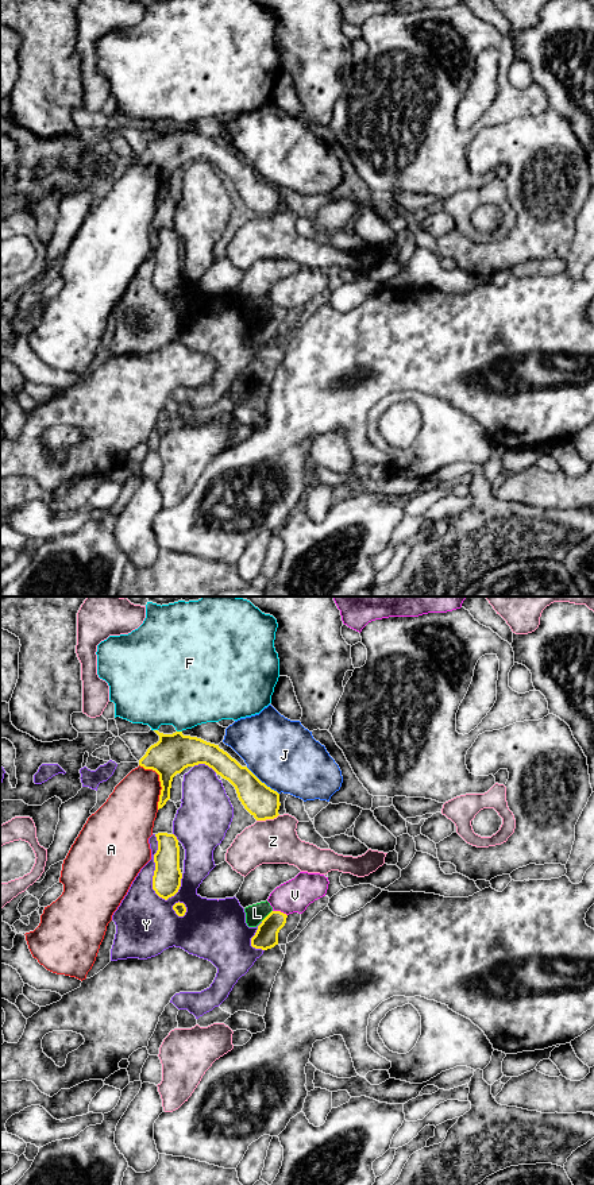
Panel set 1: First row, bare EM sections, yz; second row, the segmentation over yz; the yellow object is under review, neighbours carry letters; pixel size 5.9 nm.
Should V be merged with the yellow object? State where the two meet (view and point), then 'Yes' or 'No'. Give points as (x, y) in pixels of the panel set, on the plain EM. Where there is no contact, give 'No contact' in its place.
Touches yellow at yz (280, 307). No

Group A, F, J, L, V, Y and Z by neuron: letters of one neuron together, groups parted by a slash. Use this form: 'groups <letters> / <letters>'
groups A / F / J / L / V / Y / Z

